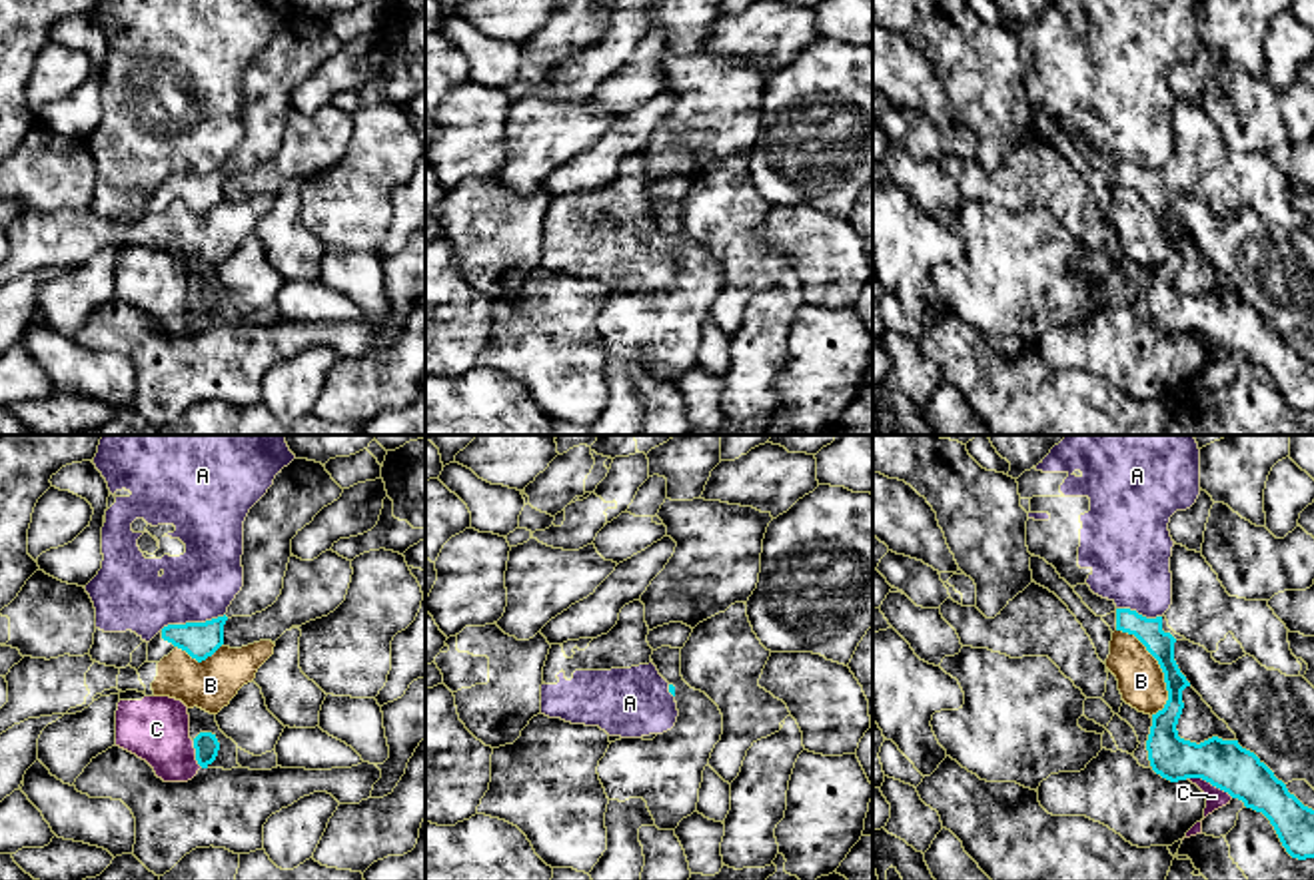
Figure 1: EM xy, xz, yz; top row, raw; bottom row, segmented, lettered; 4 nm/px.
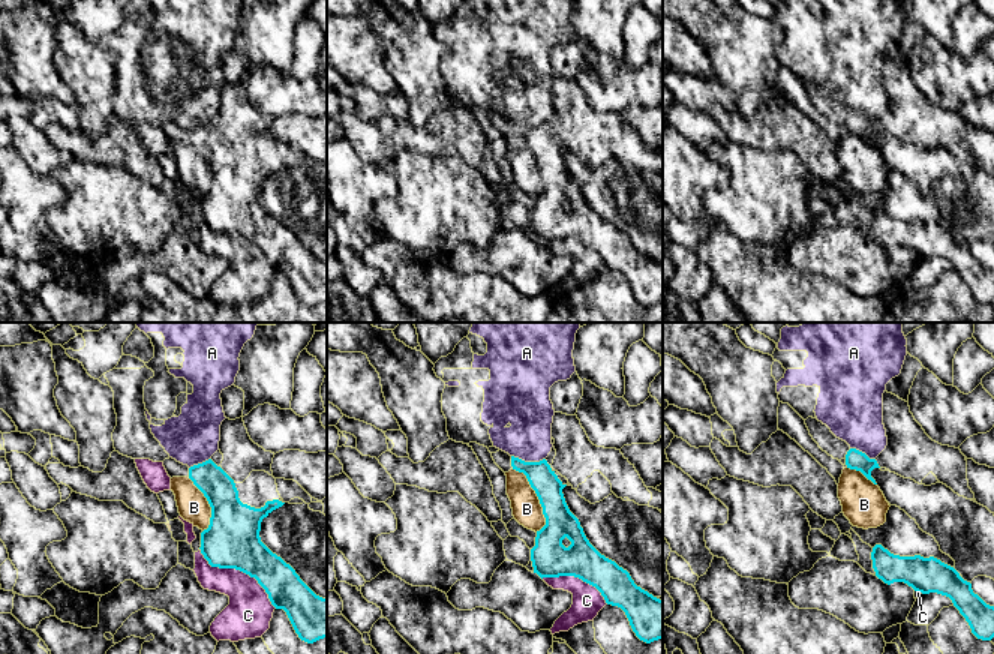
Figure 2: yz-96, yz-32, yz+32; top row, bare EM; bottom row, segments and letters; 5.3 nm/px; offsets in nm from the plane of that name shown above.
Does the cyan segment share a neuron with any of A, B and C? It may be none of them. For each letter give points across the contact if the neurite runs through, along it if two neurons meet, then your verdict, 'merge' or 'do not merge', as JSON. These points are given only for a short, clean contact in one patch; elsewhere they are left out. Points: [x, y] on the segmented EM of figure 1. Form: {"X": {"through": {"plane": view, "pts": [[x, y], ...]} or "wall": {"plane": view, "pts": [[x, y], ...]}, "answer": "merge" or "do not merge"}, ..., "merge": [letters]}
{"A": {"wall": {"plane": "xy", "pts": [[224, 613], [204, 621], [168, 623], [160, 629]]}, "answer": "do not merge"}, "B": {"wall": {"plane": "yz", "pts": [[1117, 629], [1133, 635], [1163, 673], [1167, 703], [1155, 715]]}, "answer": "do not merge"}, "C": {"answer": "do not merge"}, "merge": []}

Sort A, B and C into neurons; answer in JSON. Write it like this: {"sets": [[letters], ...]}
{"sets": [["A", "C"], ["B"]]}

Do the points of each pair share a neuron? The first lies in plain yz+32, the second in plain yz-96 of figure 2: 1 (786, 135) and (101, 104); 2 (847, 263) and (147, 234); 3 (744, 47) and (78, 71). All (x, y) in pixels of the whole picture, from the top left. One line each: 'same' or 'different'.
1: different
2: different
3: same

